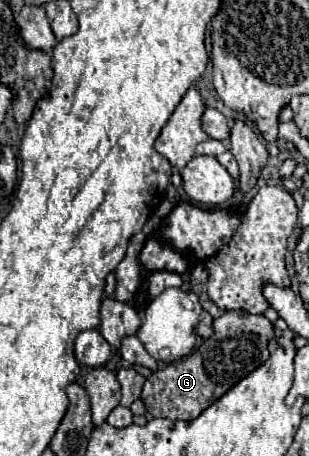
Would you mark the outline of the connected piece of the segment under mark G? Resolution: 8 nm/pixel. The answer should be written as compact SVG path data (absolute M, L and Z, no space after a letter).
M226 311L214 319L214 335L184 359L152 373L142 389L142 401L152 417L174 421L192 421L216 399L220 399L242 377L268 359L268 339L274 335L274 325L264 315Z

